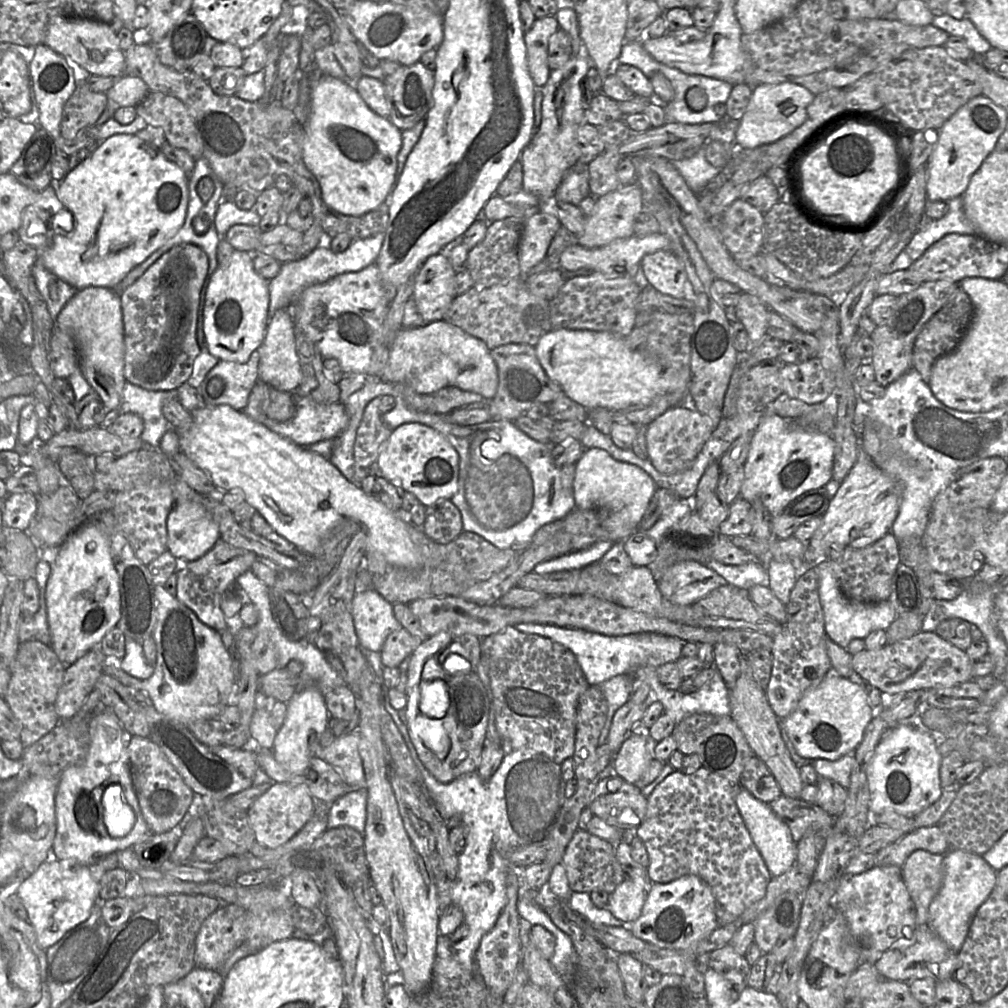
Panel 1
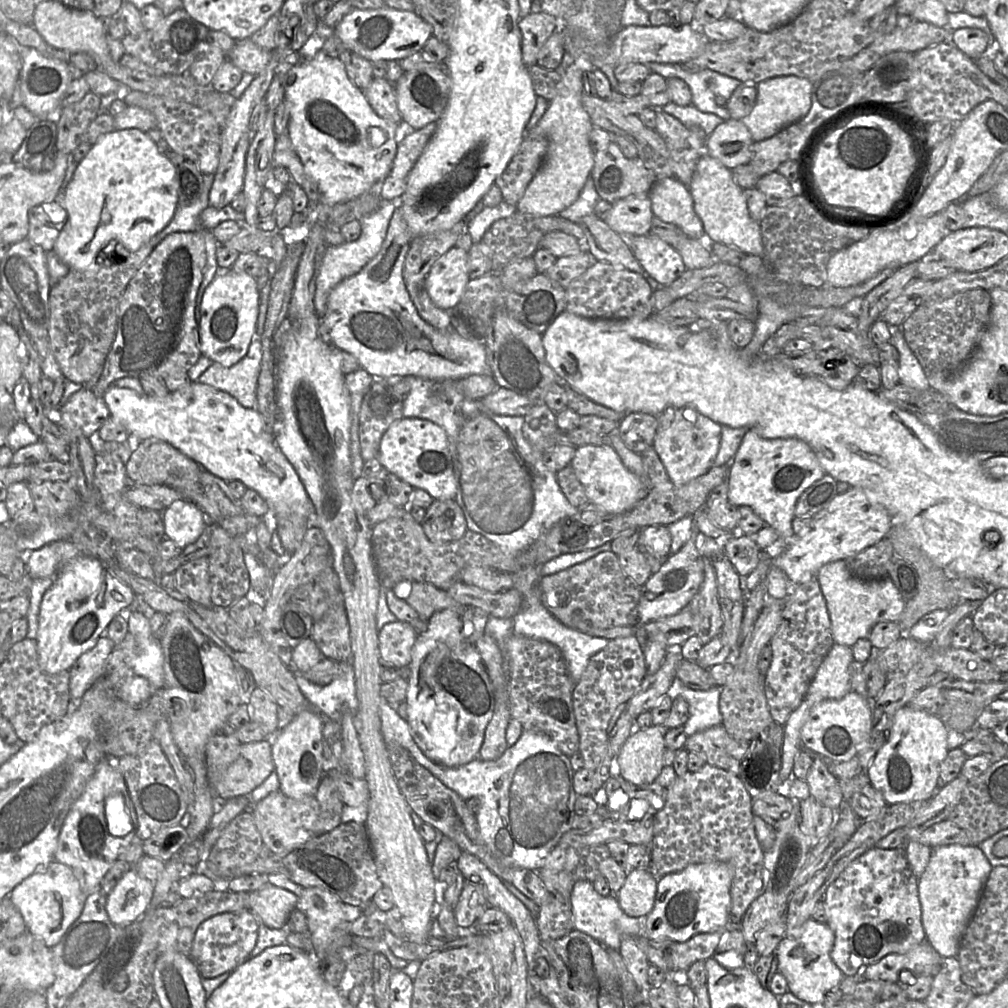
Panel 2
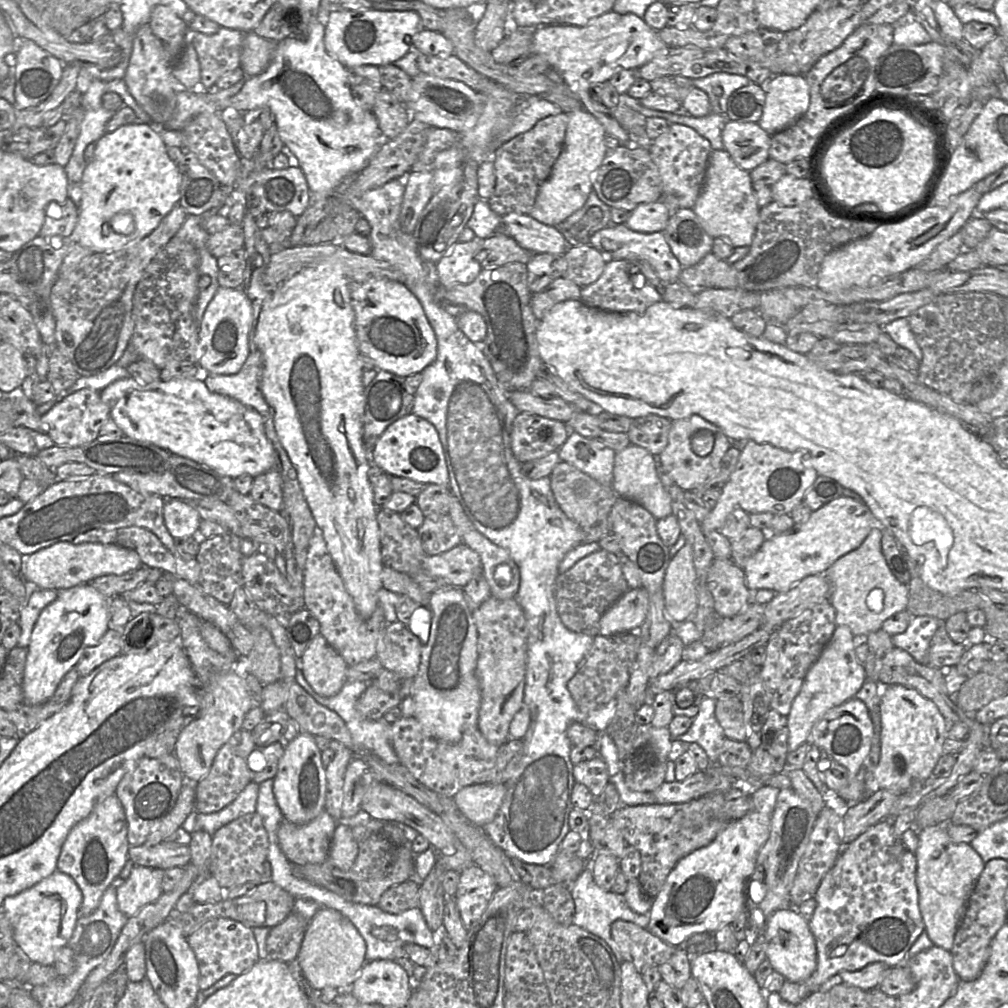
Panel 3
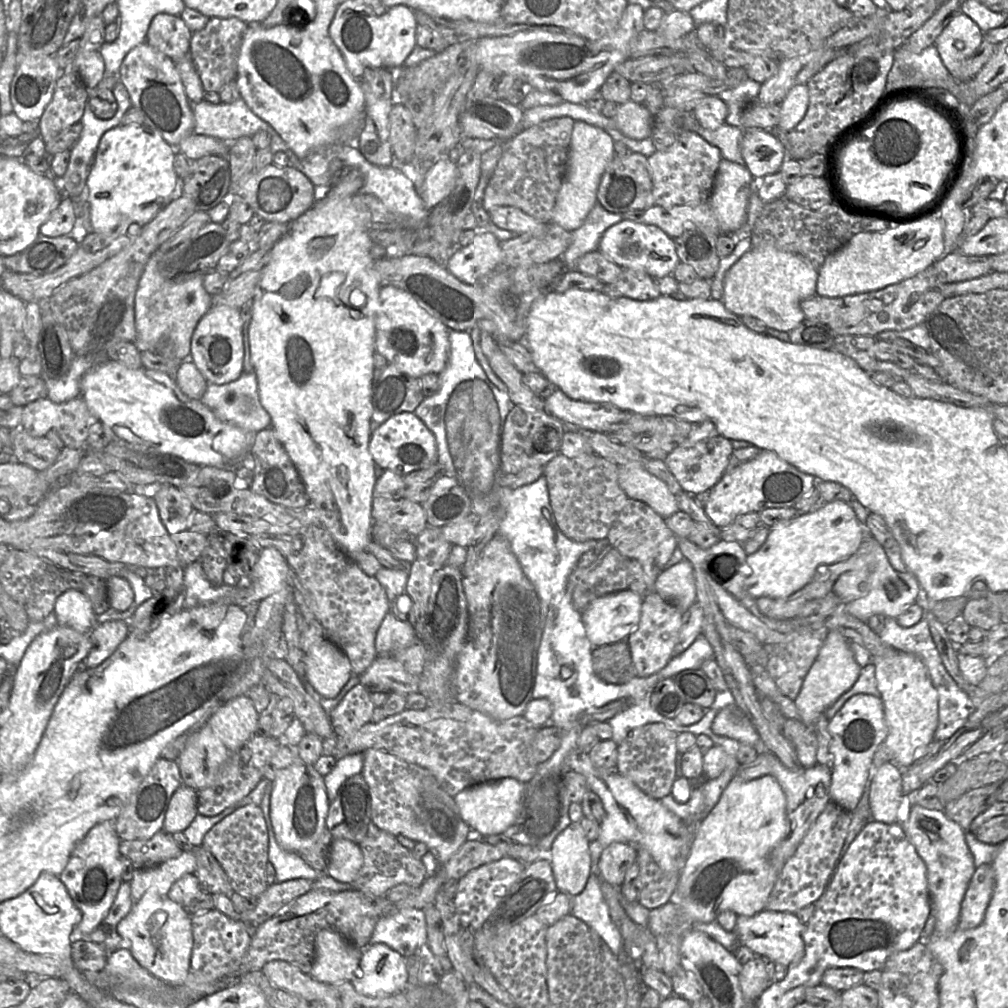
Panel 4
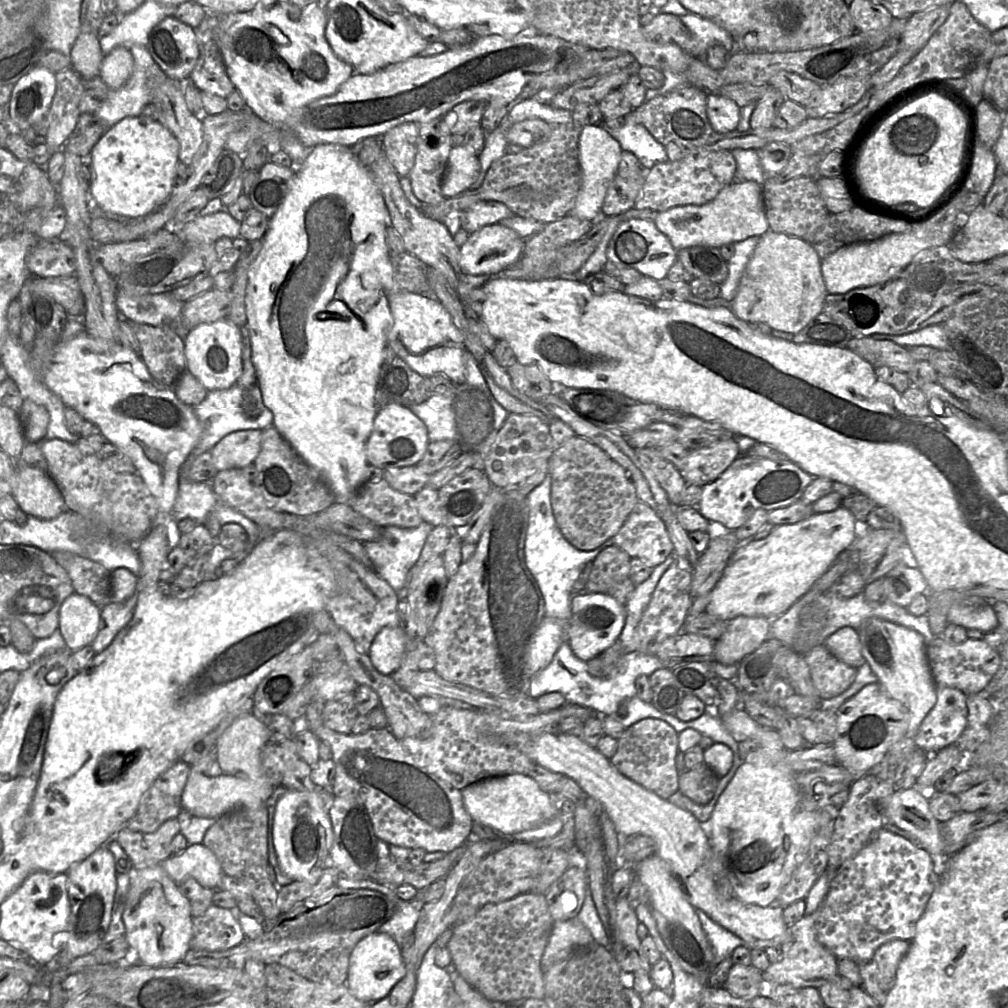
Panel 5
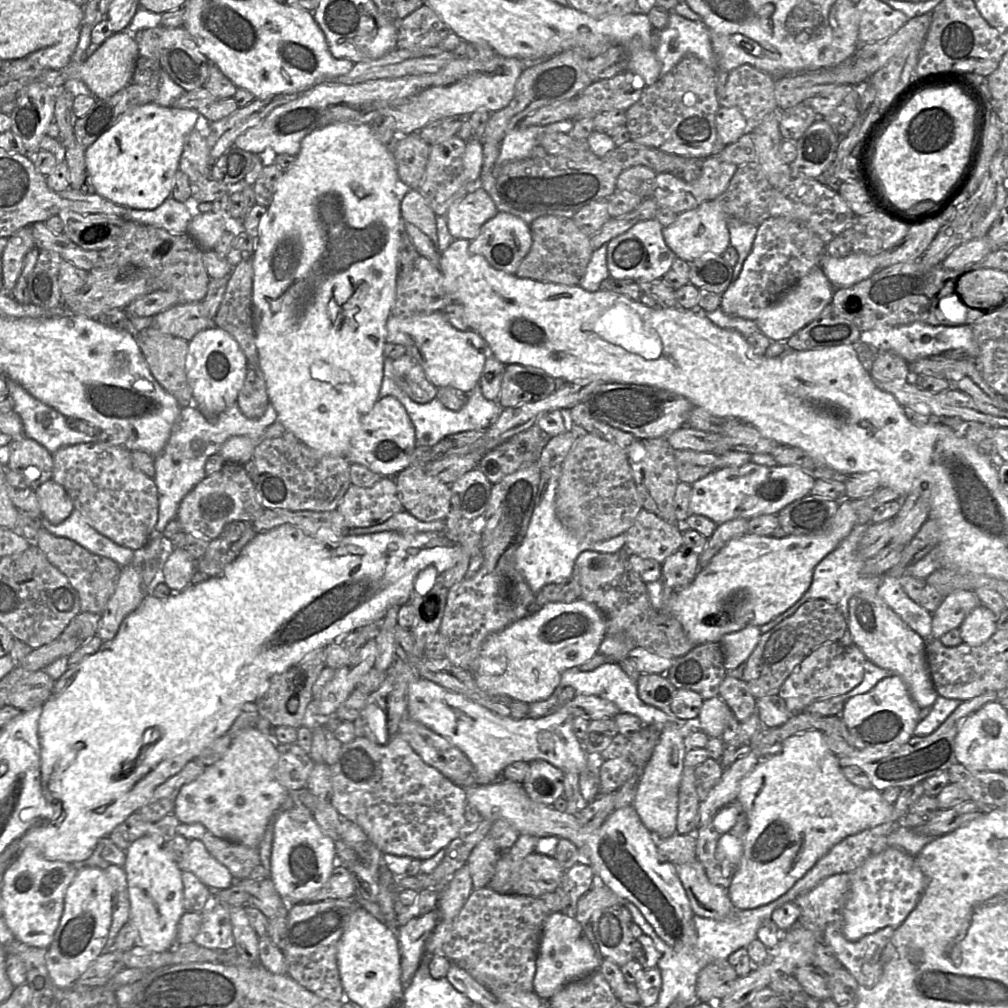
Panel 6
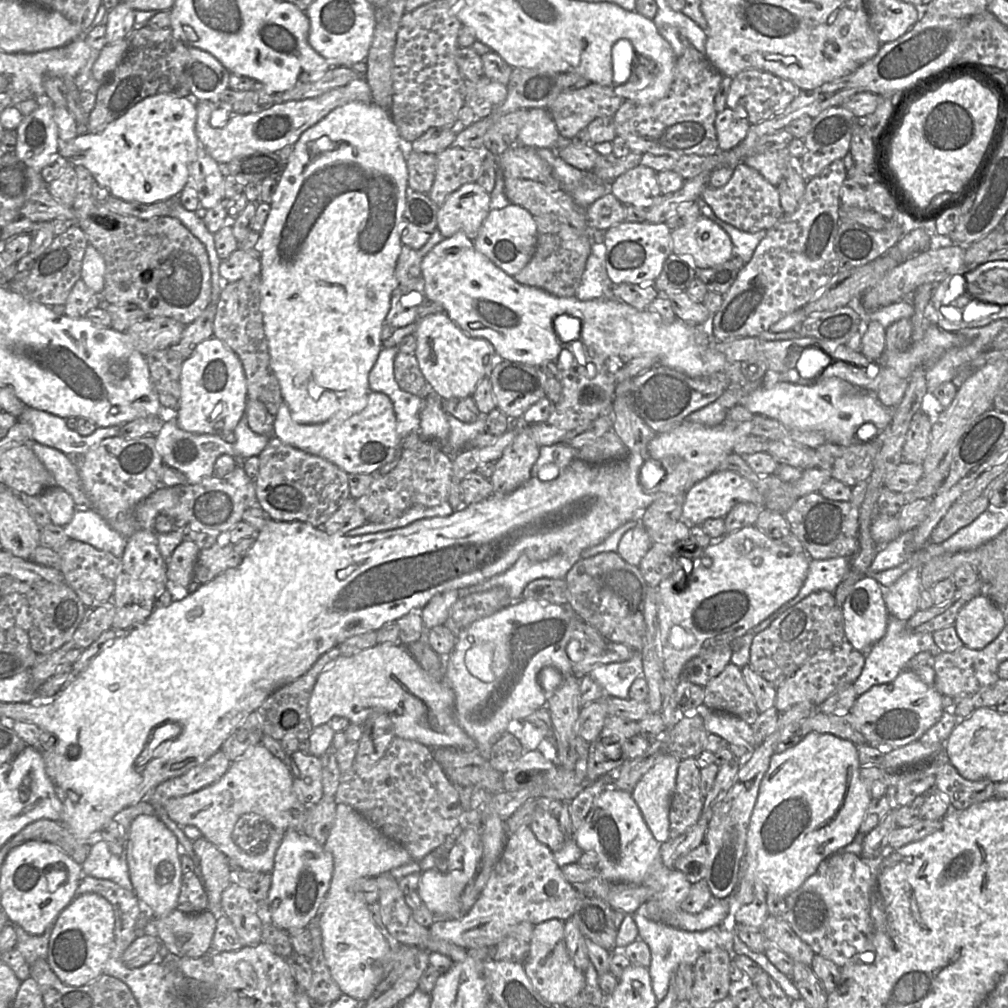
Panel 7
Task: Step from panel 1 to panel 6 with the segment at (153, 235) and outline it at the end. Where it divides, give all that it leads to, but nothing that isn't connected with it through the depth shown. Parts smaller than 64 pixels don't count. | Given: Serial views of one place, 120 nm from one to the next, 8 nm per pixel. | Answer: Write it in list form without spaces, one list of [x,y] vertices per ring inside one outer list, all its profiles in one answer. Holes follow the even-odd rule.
[[[150,102],[125,112],[113,126],[85,150],[85,164],[96,193],[132,209],[150,210],[160,206],[172,194],[185,139],[195,129],[200,114],[193,109],[164,107]]]

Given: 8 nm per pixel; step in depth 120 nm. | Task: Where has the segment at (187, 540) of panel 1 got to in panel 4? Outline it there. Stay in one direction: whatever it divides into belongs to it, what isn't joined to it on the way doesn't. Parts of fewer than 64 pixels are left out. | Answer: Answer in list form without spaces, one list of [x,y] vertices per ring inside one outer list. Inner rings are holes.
[[[153,483],[143,487],[144,495],[153,497],[159,516],[169,535],[186,530],[186,522],[193,511],[197,511],[176,486]]]

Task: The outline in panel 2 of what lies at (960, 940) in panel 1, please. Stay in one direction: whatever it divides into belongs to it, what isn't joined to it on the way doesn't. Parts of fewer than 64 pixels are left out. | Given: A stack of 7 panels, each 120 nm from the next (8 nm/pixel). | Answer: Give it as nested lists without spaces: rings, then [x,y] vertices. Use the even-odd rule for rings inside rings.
[[[951,844],[932,848],[918,892],[926,940],[942,957],[957,957],[960,941],[974,915],[993,866],[979,846]]]

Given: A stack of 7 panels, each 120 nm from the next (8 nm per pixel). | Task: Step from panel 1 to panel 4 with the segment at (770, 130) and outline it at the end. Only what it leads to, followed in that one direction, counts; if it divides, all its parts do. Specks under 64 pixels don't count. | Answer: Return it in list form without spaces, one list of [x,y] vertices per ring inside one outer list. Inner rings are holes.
[[[806,84],[790,89],[780,103],[781,115],[776,129],[790,131],[803,119],[809,104],[809,91]]]

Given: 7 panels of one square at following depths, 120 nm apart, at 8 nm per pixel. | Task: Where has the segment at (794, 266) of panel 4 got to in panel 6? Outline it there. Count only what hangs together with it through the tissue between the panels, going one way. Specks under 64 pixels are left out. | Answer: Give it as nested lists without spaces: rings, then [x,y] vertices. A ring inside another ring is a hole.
[[[816,265],[778,300],[759,311],[754,322],[760,332],[771,341],[787,341],[796,332],[813,321],[832,302],[834,290],[835,288],[820,265]]]

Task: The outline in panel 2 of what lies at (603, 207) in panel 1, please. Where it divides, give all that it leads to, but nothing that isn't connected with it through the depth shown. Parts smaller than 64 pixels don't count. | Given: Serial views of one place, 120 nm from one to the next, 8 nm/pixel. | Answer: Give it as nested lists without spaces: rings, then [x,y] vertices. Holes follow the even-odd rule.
[[[630,196],[612,204],[605,223],[620,236],[647,235],[654,217],[648,196]]]

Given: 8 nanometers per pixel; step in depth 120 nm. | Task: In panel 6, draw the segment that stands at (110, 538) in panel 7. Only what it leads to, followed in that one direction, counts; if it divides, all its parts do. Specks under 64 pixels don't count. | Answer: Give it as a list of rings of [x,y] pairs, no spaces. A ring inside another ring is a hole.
[[[77,509],[60,524],[52,524],[43,518],[42,527],[55,536],[78,543],[93,554],[112,559],[120,567],[129,565],[138,558],[138,552],[122,547],[99,533]]]

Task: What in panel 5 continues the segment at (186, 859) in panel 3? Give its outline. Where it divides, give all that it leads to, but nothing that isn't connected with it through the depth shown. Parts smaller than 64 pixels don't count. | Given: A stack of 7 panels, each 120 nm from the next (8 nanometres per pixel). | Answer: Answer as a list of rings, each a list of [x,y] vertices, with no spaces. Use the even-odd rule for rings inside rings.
[[[171,818],[151,833],[135,832],[122,826],[111,839],[116,839],[121,848],[128,855],[132,863],[132,868],[139,870],[160,864],[171,855],[171,841],[173,837],[180,832],[180,824],[178,818]]]

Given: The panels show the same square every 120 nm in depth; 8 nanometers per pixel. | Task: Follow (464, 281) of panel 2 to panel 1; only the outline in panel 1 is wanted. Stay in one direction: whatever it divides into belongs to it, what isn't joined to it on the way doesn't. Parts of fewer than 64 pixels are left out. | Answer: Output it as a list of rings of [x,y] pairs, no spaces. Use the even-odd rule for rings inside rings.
[[[449,249],[431,255],[414,276],[414,290],[411,298],[414,300],[419,314],[427,323],[443,320],[445,313],[457,296],[455,291],[457,270],[445,256],[444,252],[447,250]]]

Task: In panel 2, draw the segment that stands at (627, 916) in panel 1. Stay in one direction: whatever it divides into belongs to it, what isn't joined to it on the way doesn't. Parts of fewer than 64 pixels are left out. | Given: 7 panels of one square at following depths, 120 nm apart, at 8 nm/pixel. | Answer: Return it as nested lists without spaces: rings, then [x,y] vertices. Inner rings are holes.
[[[632,869],[616,894],[621,909],[631,917],[647,916],[654,907],[657,882],[649,869]]]

